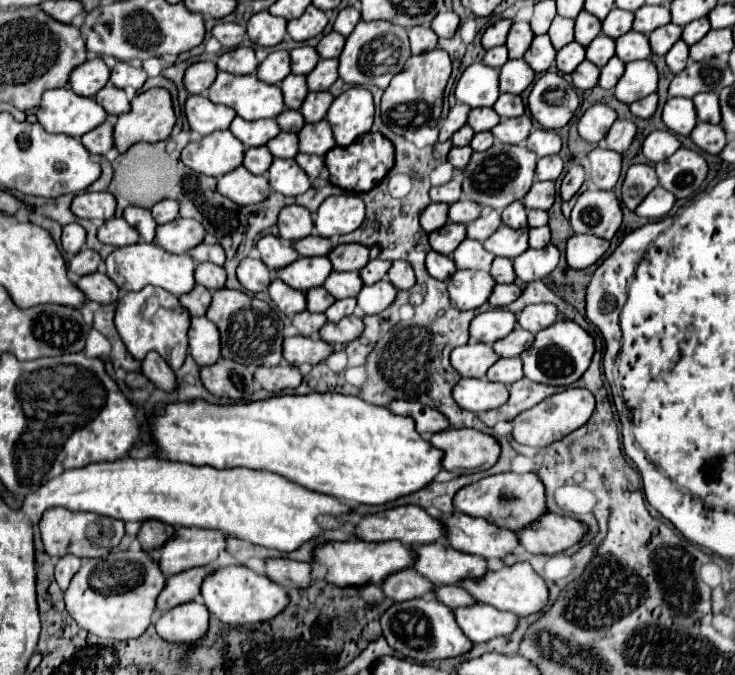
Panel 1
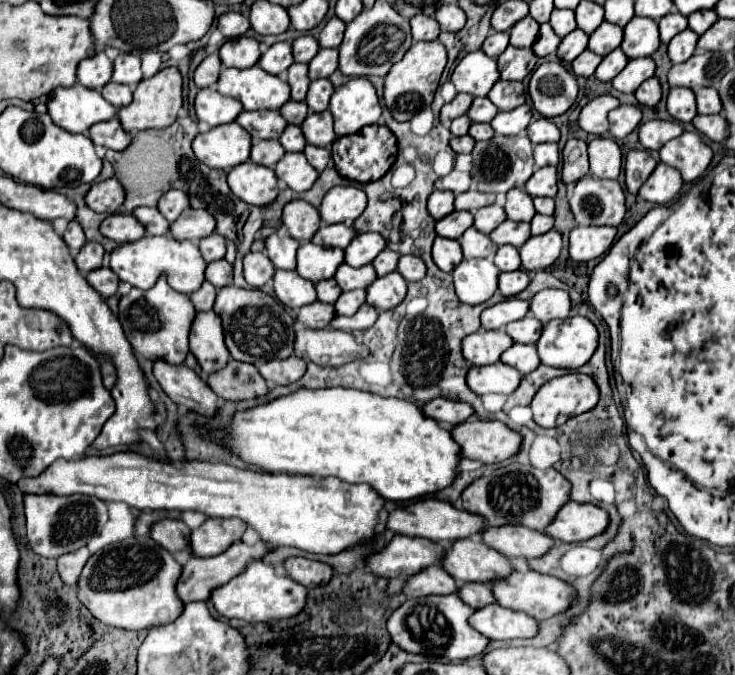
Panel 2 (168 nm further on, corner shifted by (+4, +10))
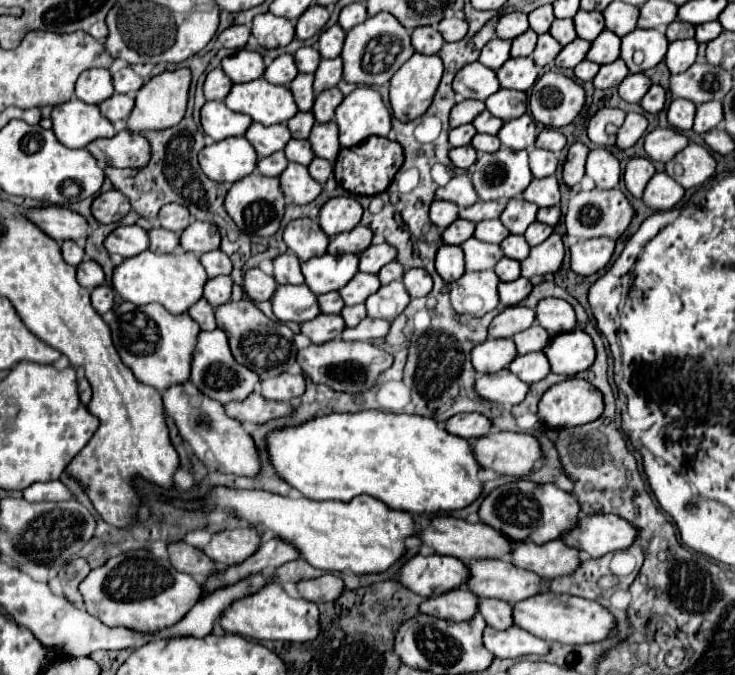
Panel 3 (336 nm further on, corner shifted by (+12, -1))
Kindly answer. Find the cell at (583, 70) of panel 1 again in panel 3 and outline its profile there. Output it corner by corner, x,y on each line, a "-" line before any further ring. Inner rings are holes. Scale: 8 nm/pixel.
582,61
582,63
578,63
576,67
574,67
574,75
576,75
576,79
578,81
592,81
594,79
594,75
598,73
598,65
596,63
592,63
592,61

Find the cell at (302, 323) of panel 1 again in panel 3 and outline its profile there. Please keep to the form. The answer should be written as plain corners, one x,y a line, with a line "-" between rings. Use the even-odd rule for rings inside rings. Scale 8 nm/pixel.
318,315
312,321
304,321
300,323
300,333
304,333
306,337
310,337
312,343
324,343
324,341
332,341
336,337
340,337
344,329
344,321
340,315

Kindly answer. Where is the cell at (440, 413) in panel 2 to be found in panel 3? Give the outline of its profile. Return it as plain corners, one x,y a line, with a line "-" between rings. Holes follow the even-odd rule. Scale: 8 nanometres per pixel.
460,413
460,415
454,415
452,419
446,419
444,427
452,435
458,435
464,439
476,439
488,433
490,419
486,419
480,413

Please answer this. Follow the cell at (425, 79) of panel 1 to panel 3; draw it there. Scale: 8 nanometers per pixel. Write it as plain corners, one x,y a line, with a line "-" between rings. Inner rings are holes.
414,53
390,81
390,109
398,121
414,121
426,113
442,77
438,55

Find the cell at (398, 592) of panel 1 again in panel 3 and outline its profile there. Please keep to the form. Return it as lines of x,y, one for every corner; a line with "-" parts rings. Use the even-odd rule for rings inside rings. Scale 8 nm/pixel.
458,587
456,591
446,591
444,595
428,597
420,605
420,611
440,617
440,619
466,621
476,613
476,605
478,605
476,599
478,597
470,593
466,587

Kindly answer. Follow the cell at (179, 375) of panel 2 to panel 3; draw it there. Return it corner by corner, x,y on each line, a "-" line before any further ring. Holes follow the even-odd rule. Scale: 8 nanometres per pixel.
190,381
168,387
162,393
162,401
166,415
174,419
182,439
192,447
194,455
206,465
206,469
232,473
232,475
250,475
250,477
258,473
260,457
252,437
244,431
244,427
236,419
224,413
222,403
208,399

